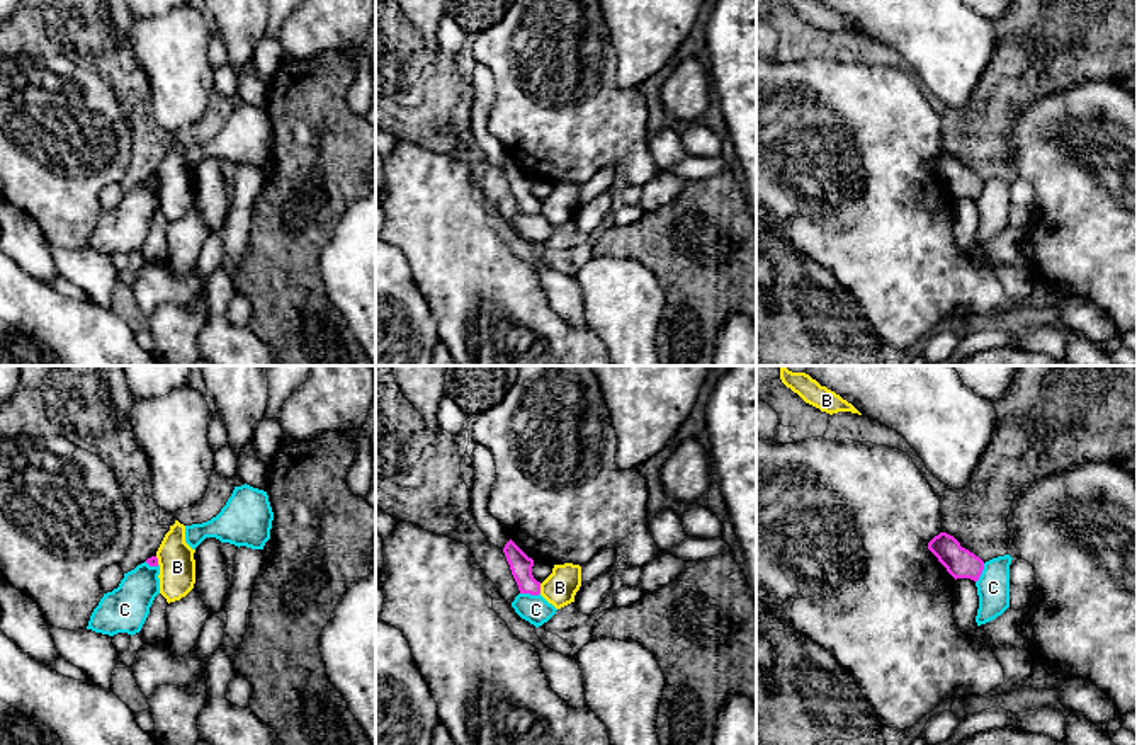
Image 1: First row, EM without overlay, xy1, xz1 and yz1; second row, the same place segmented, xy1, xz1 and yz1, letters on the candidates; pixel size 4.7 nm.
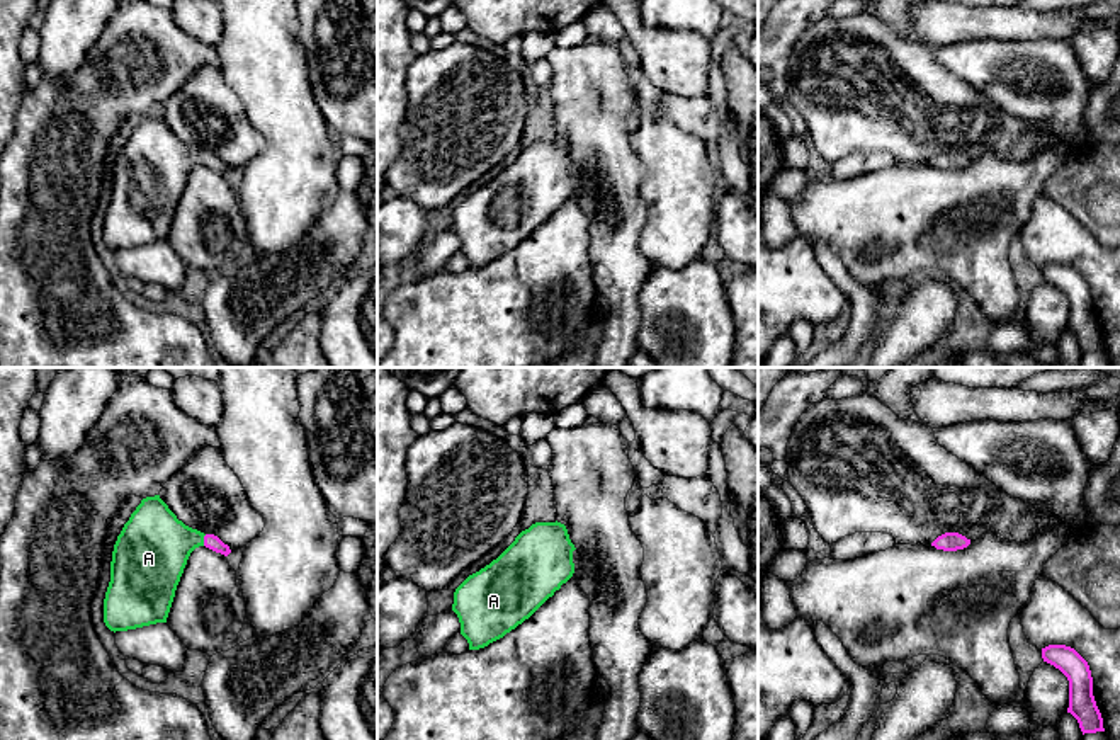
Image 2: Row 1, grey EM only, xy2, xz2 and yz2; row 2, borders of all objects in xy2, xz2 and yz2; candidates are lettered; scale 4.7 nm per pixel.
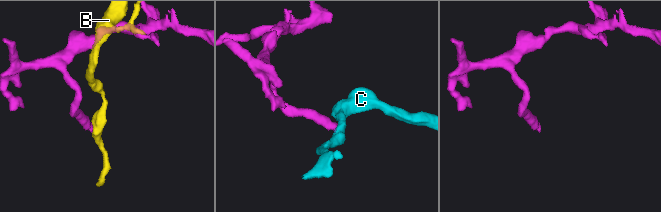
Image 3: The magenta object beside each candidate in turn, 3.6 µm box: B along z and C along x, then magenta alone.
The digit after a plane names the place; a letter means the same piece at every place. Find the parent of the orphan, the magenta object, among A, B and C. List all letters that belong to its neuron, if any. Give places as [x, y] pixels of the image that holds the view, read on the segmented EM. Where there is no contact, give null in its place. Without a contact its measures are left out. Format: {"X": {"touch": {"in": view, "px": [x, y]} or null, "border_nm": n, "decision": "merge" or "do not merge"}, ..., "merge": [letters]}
{"A": {"touch": {"in": "xy2", "px": [204, 540]}, "border_nm": 60, "decision": "merge"}, "B": {"touch": {"in": "xz1", "px": [539, 589]}, "border_nm": 50, "decision": "do not merge"}, "C": {"touch": {"in": "xz1", "px": [531, 594]}, "border_nm": 100, "decision": "do not merge"}, "merge": ["A"]}

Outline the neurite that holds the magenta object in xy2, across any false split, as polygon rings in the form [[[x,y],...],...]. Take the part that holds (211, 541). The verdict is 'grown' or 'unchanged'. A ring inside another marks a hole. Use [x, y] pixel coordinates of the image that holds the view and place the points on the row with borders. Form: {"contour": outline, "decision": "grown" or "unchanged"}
{"contour": [[[160,495],[143,498],[114,544],[105,626],[116,633],[167,623],[187,560],[199,546],[231,553],[218,536],[178,521]]], "decision": "grown"}

